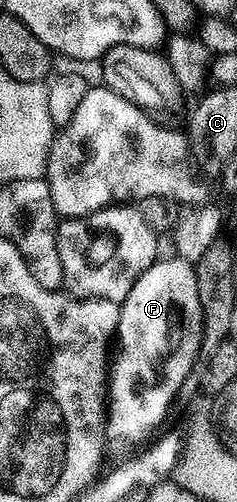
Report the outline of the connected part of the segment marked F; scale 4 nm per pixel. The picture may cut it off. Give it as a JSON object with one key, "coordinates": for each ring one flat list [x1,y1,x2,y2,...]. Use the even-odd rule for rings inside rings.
{"coordinates":[[172,255,169,261,157,259,150,268,147,269,136,280,134,287,130,287,130,295,120,305,120,327,118,330,118,345,120,341,120,350,115,350,114,356,110,361,110,376,108,379,108,399,106,402,106,433,109,438,121,437,124,441,132,441,135,437,142,437,150,432,152,427,161,419,162,415,169,412,173,399,178,395,179,389,189,380,192,368,197,368,198,358,201,356,201,341,203,339,203,319,202,307,198,301,198,286,195,283,196,271,191,261,185,261,179,255]]}

